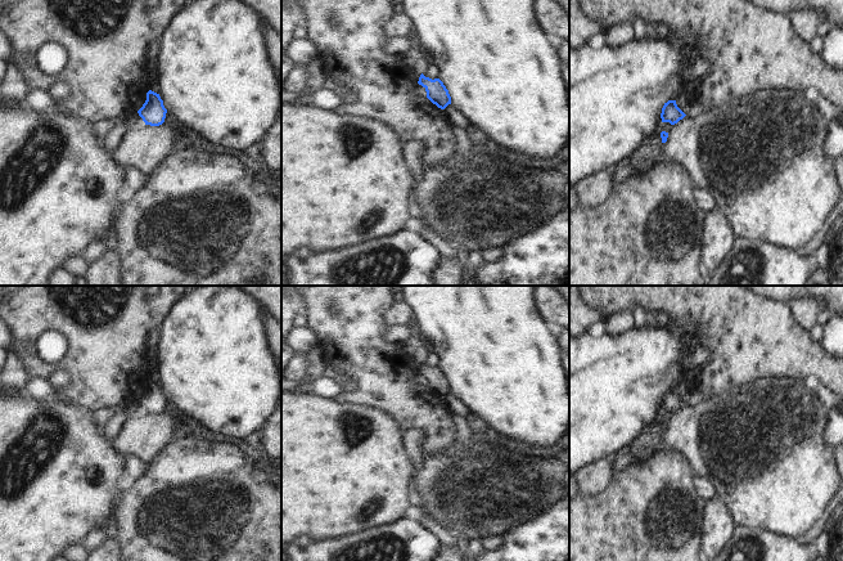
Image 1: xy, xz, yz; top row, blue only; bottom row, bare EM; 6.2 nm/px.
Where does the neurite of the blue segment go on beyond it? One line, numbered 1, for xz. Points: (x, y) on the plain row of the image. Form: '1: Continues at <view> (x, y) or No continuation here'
1: No continuation here.

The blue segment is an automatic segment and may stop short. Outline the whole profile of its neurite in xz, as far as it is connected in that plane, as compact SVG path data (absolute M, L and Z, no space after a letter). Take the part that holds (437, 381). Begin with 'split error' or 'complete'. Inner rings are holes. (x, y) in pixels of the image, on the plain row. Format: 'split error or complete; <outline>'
complete; M422 362L418 372L425 377L427 386L438 396L445 398L451 392L448 378L439 367L432 368Z

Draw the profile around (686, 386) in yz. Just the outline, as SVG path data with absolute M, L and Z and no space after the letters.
M695 365L685 371L684 378L676 387L677 395L688 403L693 392L697 390L697 378L700 372L700 365Z

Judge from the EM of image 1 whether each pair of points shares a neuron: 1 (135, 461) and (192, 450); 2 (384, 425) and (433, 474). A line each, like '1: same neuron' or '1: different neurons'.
1: different neurons
2: different neurons

